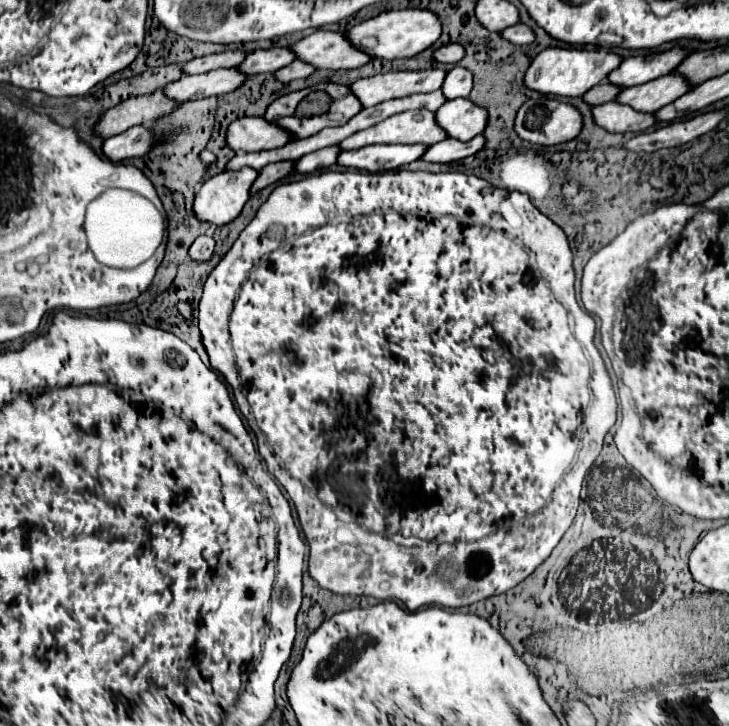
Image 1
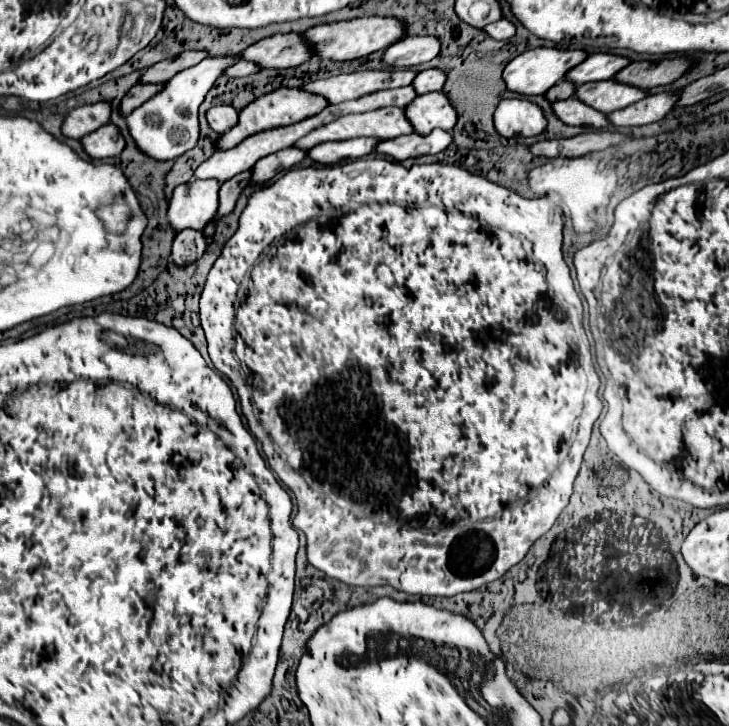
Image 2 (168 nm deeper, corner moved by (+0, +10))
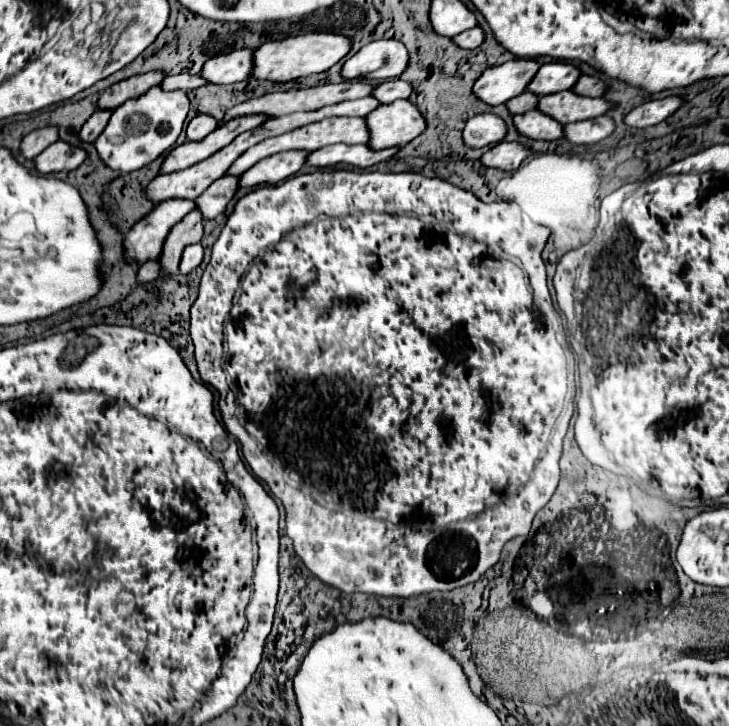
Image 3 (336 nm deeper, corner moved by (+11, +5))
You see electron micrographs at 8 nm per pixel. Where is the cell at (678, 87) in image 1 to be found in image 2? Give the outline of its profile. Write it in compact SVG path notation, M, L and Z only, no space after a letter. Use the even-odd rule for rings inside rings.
M599 81L599 83L583 83L575 89L575 97L585 105L601 111L611 113L623 109L639 99L645 97L645 91L631 89L631 85L619 85L617 81Z

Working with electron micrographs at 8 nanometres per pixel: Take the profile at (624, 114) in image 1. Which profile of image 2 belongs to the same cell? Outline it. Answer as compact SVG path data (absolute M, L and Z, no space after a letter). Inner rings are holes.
M573 97L565 101L555 101L551 105L553 115L563 121L565 125L575 125L575 127L589 127L589 129L601 129L607 127L607 115L605 113L595 113L587 109L581 101L575 101Z

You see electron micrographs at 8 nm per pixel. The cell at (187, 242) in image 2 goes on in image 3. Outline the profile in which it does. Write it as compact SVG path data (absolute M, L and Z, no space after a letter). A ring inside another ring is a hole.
M152 260L152 262L144 262L138 270L138 276L142 282L150 282L160 278L160 260Z

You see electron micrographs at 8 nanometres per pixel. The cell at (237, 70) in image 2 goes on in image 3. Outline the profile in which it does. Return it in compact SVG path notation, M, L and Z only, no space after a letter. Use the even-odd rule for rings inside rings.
M178 74L178 76L168 76L162 82L162 88L166 90L192 90L198 86L204 86L208 82L204 82L204 78L200 74Z

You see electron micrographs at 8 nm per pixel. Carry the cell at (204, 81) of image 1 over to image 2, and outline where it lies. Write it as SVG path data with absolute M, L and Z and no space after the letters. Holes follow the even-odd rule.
M135 85L127 91L127 95L123 97L121 105L119 105L119 113L123 117L127 117L135 107L139 107L141 103L145 103L147 99L151 99L157 91L161 91L163 85Z

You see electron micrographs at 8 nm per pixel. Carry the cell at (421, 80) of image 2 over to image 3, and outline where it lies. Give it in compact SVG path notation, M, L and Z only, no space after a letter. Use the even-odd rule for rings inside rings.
M394 78L394 80L386 80L382 84L376 86L376 90L372 92L374 98L378 98L382 104L390 104L394 100L400 100L400 98L408 98L412 94L412 84L400 80L400 78Z

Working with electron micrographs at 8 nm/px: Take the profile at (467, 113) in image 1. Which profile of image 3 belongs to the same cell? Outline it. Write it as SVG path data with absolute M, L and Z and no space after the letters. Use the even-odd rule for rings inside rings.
M408 100L384 104L366 116L370 130L370 146L376 150L404 146L426 130L426 122Z

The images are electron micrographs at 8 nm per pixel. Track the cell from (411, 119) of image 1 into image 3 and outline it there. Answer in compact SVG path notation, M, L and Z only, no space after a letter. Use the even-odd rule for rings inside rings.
M324 118L320 122L314 122L314 124L308 124L308 126L302 126L298 130L292 130L292 132L286 132L282 136L274 136L274 138L268 138L264 142L260 142L258 146L252 146L250 150L246 150L234 164L232 168L228 170L228 174L242 174L244 170L252 168L256 162L260 162L262 158L268 158L272 154L278 154L278 152L284 152L284 150L318 150L318 148L324 148L324 146L330 146L330 144L338 144L338 142L344 142L344 144L366 144L368 142L368 126L366 126L366 118Z

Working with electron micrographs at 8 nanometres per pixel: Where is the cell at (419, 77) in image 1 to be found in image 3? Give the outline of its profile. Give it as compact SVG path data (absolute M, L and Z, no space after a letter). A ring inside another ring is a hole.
M344 80L340 84L324 84L324 86L312 86L312 88L302 88L302 90L288 90L288 92L272 92L272 94L264 94L260 98L252 98L248 102L242 102L234 108L230 108L224 116L224 122L228 122L234 116L246 116L246 114L268 114L268 116L284 116L284 114L292 114L292 112L300 112L300 110L318 110L322 106L328 104L338 104L344 100L356 100L356 98L364 98L370 96L374 90L372 84L366 82L358 82L358 80Z

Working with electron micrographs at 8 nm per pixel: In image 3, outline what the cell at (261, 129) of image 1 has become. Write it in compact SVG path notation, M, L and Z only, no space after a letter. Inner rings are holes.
M200 114L190 120L190 124L186 128L186 136L188 136L188 140L202 140L216 128L218 128L216 118L208 118L208 114Z

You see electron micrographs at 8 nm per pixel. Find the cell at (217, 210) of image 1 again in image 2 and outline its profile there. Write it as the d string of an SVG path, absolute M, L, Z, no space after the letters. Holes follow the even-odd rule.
M187 181L175 187L167 207L167 221L175 233L183 229L201 231L217 209L217 181Z

